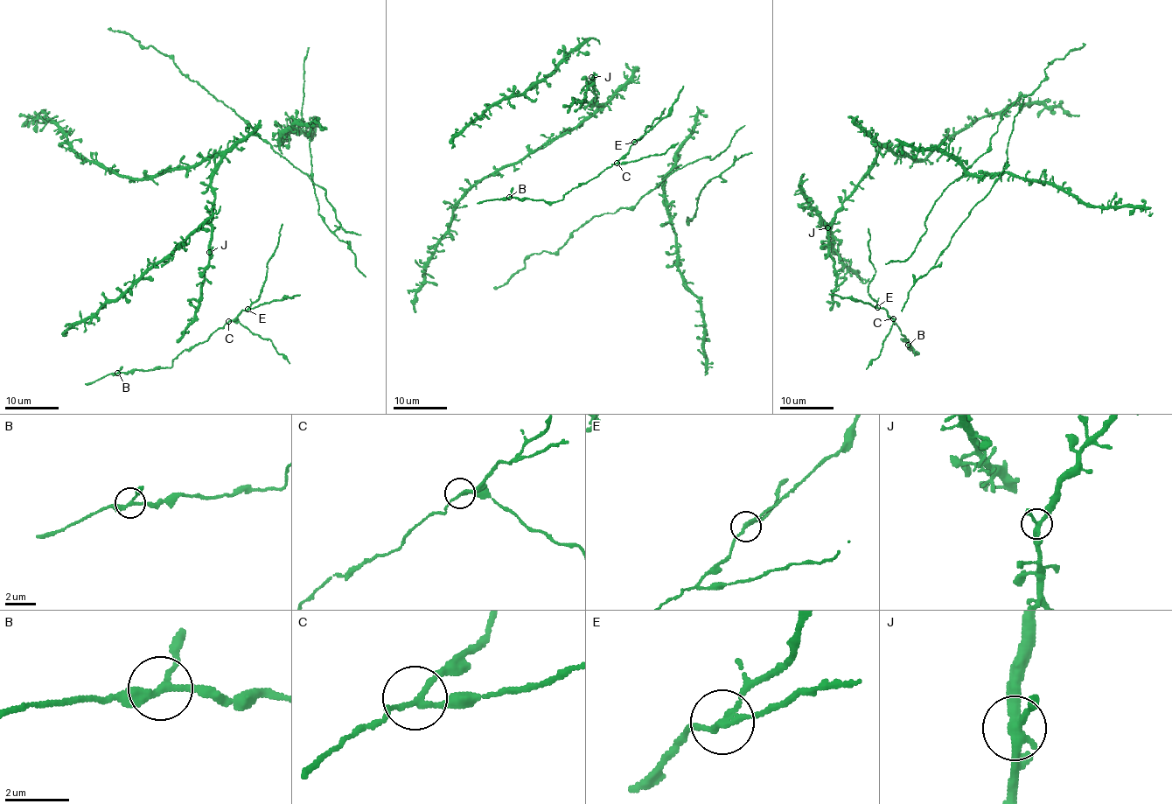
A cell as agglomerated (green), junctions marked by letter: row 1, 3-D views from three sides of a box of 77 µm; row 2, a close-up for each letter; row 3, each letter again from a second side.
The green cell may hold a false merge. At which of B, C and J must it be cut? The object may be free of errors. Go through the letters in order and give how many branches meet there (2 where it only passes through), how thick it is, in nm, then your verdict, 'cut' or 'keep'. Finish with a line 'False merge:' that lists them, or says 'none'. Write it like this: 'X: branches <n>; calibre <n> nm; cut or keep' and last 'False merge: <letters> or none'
B: branches 3; calibre 240 nm; keep
C: branches 3; calibre 160 nm; cut
J: branches 3; calibre 260 nm; keep
False merge: C

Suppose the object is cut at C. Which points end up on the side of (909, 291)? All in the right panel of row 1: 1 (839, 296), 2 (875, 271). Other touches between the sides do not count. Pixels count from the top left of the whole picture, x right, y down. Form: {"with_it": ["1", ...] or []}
{"with_it": []}

